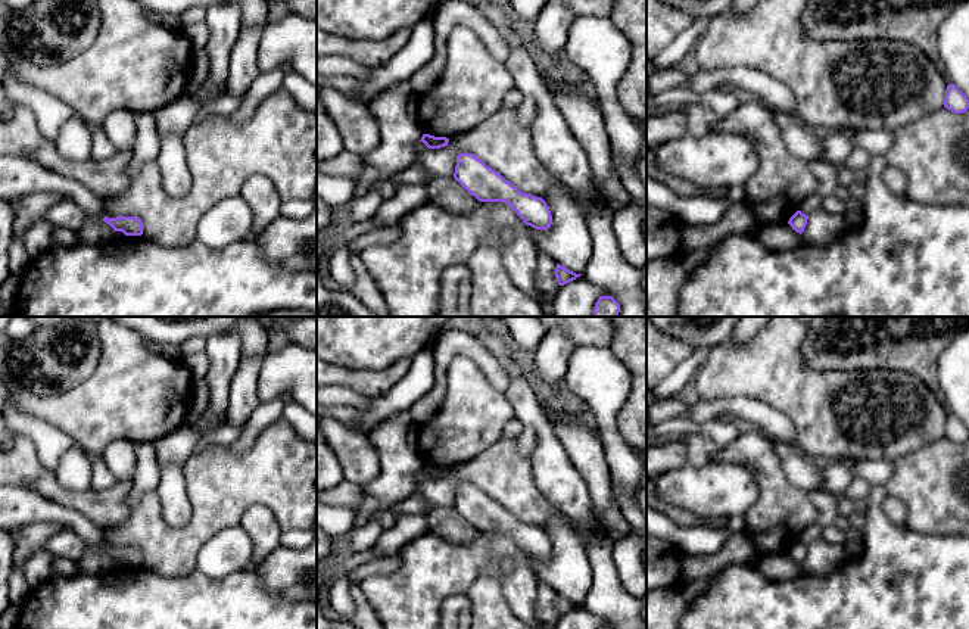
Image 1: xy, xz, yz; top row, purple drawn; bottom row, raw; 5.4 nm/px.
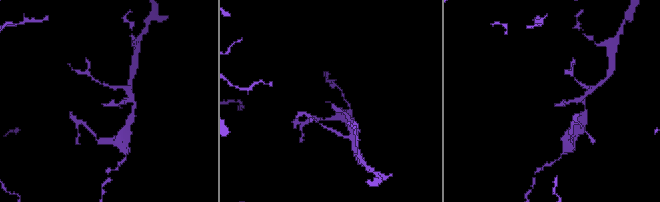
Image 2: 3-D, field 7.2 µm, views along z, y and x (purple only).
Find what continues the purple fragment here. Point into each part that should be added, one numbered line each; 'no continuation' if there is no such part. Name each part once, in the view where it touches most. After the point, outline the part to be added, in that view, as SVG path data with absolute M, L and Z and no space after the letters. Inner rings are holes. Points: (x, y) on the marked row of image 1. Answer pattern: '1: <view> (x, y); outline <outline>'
no continuation

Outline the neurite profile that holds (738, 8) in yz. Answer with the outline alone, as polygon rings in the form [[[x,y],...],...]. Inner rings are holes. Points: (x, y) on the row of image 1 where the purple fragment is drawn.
[[[733,0],[729,15],[739,16],[753,10],[761,0]]]

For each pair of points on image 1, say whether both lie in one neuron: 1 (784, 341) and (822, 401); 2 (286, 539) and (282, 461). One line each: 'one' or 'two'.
1: one
2: two

